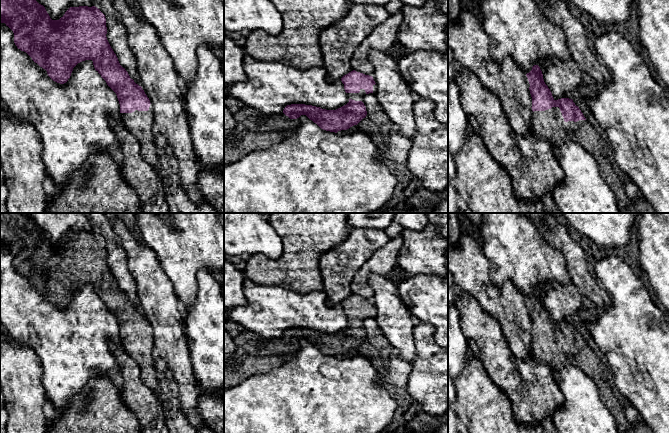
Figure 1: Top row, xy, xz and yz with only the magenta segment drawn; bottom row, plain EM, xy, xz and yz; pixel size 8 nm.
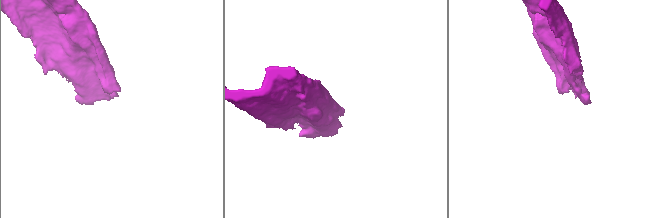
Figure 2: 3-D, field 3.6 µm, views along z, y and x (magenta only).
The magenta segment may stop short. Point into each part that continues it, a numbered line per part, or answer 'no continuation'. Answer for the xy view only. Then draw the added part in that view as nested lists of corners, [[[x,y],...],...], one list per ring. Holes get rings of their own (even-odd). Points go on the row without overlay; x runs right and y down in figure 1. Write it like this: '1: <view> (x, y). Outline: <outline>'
1: xy (140, 348). Outline: [[[150,328],[148,335],[135,334],[132,337],[120,337],[120,341],[124,350],[138,364],[140,377],[145,386],[160,400],[161,390],[154,367],[156,353],[152,329]]]

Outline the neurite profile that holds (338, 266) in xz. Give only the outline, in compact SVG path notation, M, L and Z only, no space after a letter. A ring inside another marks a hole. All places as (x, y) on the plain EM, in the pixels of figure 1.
M351 228L343 243L321 255L319 268L330 306L353 295L350 284L355 274L389 240L381 229Z

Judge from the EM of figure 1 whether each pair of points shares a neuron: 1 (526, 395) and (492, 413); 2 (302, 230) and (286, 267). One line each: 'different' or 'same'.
1: different
2: same

